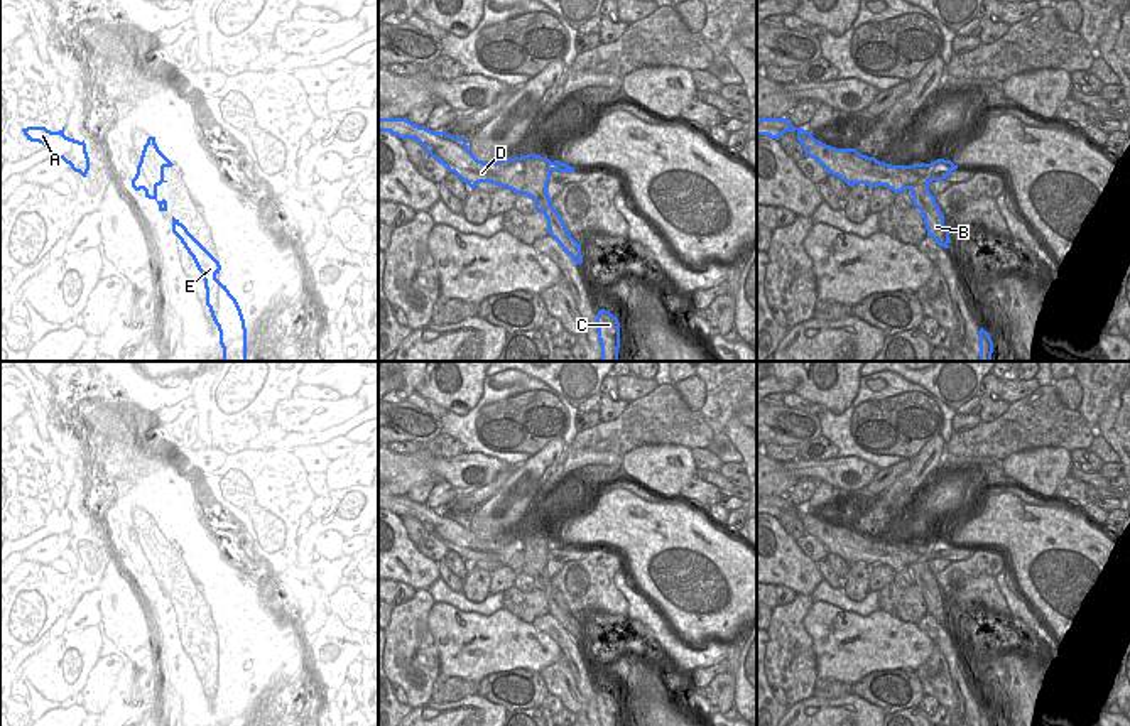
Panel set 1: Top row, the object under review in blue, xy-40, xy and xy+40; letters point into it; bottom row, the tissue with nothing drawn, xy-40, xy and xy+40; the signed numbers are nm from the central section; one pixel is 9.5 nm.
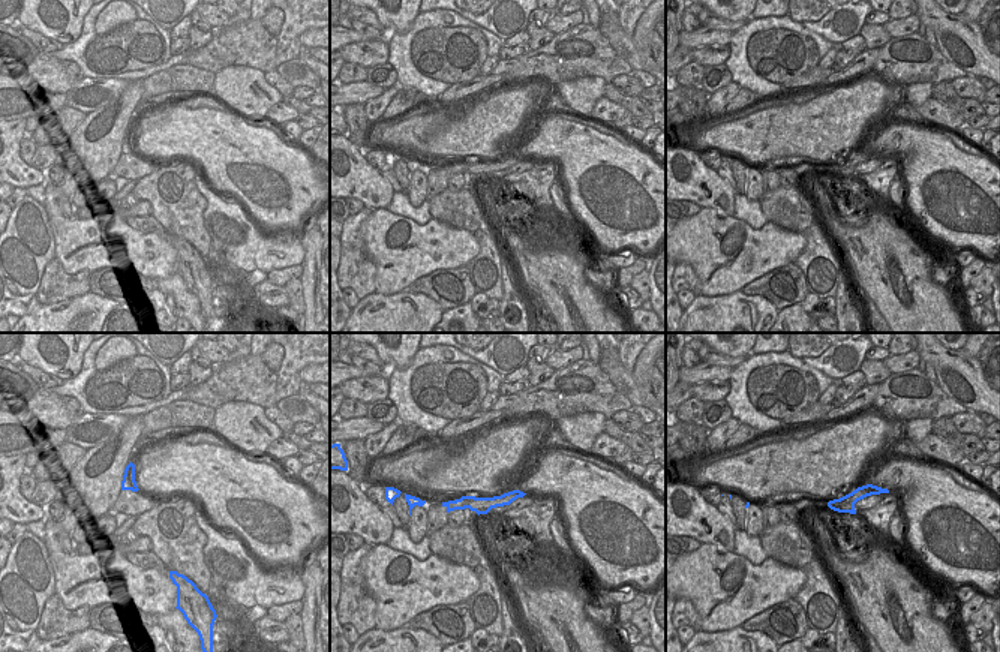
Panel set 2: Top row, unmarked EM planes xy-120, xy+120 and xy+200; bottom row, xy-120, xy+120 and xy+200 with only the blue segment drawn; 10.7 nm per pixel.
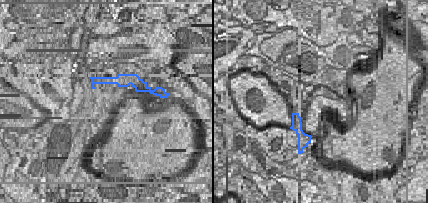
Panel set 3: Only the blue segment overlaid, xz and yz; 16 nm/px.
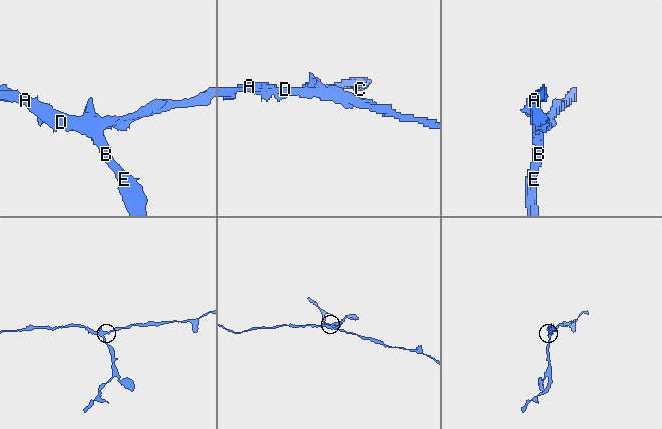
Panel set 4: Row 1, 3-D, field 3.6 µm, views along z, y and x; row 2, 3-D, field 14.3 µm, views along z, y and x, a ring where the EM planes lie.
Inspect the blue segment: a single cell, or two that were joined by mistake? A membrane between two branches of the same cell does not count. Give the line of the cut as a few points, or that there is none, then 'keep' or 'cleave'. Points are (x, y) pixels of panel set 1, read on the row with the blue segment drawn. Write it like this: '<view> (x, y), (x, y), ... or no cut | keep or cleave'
xy (519, 157), (524, 167), (524, 193) | cleave

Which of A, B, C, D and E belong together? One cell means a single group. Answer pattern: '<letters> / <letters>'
A D / B C E

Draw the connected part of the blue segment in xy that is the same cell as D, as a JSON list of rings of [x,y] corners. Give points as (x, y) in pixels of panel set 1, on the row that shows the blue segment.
[[[378,118],[378,130],[390,132],[399,138],[417,140],[427,155],[441,162],[449,172],[454,172],[471,189],[475,189],[478,182],[492,182],[515,194],[524,194],[525,176],[520,157],[503,157],[497,162],[478,160],[468,150],[464,138],[446,132],[432,132],[407,118]]]

